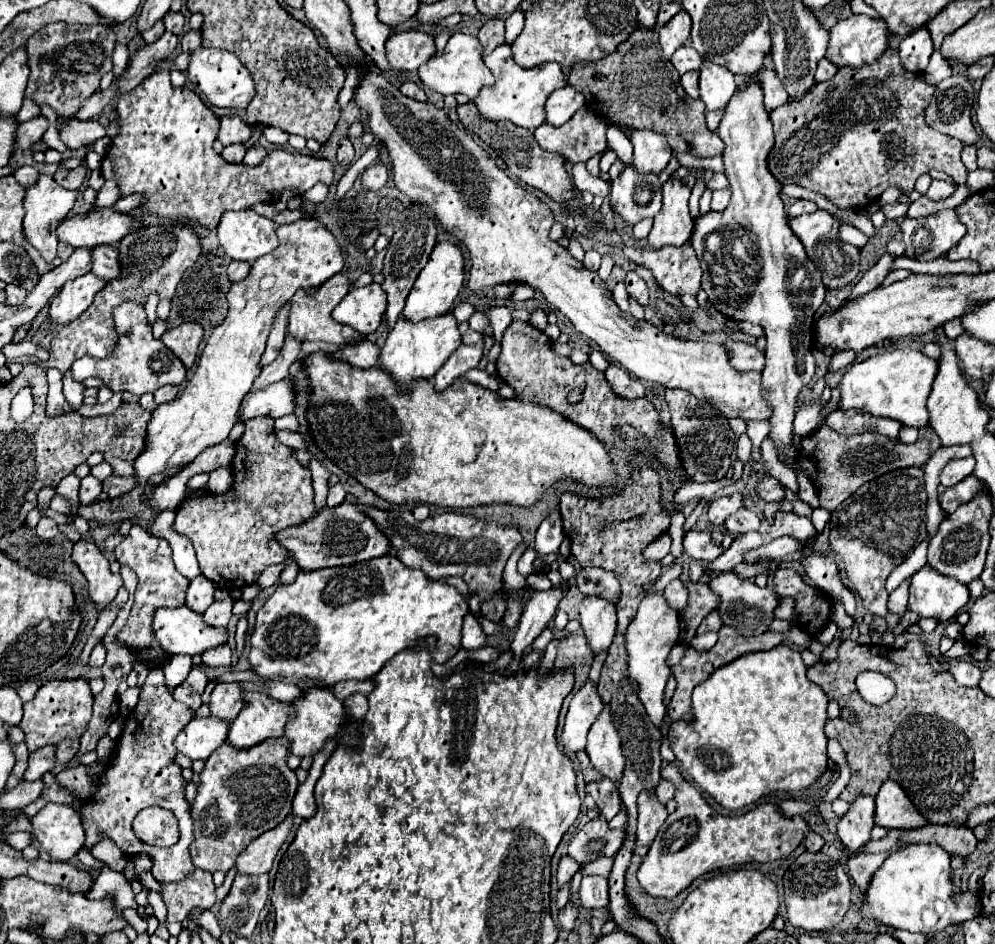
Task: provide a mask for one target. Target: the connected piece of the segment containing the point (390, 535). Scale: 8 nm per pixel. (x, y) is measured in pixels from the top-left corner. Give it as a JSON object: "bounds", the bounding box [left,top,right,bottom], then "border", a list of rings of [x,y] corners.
{"bounds":[362,508,522,602],"border":[[[362,508],[362,510],[374,522],[378,522],[378,528],[390,540],[392,550],[398,556],[398,560],[402,560],[410,568],[418,568],[418,570],[426,572],[426,576],[430,576],[432,580],[440,580],[446,576],[460,576],[468,584],[470,596],[478,596],[480,602],[486,602],[494,594],[502,592],[502,572],[506,566],[506,560],[512,554],[512,550],[522,542],[522,534],[518,532],[516,526],[500,526],[496,522],[484,522],[480,518],[466,516],[466,514],[444,512],[444,514],[430,516],[424,522],[418,522],[418,520],[414,520],[412,512],[384,512],[384,510],[376,510],[376,508]]]}

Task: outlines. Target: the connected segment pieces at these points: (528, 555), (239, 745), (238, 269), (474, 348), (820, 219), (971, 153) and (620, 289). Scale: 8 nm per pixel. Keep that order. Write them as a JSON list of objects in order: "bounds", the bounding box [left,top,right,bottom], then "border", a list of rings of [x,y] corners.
[{"bounds":[520,548,538,578],"border":[[[528,548],[528,550],[522,554],[522,558],[520,558],[520,574],[522,574],[524,578],[528,578],[528,576],[534,572],[534,560],[536,560],[536,556],[538,556],[538,552],[536,552],[534,548]]]},{"bounds":[228,694,296,750],"border":[[[246,694],[248,706],[236,716],[230,728],[228,744],[236,750],[248,750],[268,738],[280,738],[286,722],[296,714],[288,702],[278,702],[266,694]]]},{"bounds":[228,262,250,282],"border":[[[230,262],[228,266],[228,278],[232,282],[238,282],[238,280],[244,280],[250,272],[250,264],[248,262]]]},{"bounds":[434,340,484,390],"border":[[[484,340],[476,344],[462,344],[458,350],[454,350],[454,354],[446,360],[446,364],[434,376],[436,390],[448,388],[464,372],[468,372],[470,368],[476,368],[482,358],[482,352],[484,352]]]},{"bounds":[790,210,862,288],"border":[[[818,210],[814,214],[804,214],[798,218],[790,220],[790,228],[792,232],[802,240],[810,260],[816,264],[816,268],[822,274],[822,282],[830,288],[844,288],[848,284],[852,284],[856,280],[856,276],[860,274],[862,268],[862,256],[860,250],[842,242],[838,236],[840,230],[840,220],[834,220],[834,216],[830,216],[824,210]]]},{"bounds":[962,146,978,170],"border":[[[964,146],[964,150],[962,150],[962,162],[964,162],[964,166],[968,168],[968,170],[976,170],[978,166],[976,166],[976,146]]]},{"bounds":[612,282,630,312],"border":[[[620,282],[620,284],[616,284],[616,288],[614,288],[612,296],[614,296],[614,302],[618,304],[618,308],[620,308],[622,312],[628,312],[630,302],[628,302],[628,292],[626,292],[626,288],[624,288],[624,284],[622,284],[622,282]]]}]

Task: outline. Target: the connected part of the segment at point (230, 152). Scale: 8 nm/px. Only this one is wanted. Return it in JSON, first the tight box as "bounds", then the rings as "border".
{"bounds":[220,144,246,164],"border":[[[232,144],[232,146],[226,146],[220,156],[226,162],[230,162],[230,164],[240,164],[242,158],[244,158],[244,154],[246,154],[246,146],[244,144]]]}

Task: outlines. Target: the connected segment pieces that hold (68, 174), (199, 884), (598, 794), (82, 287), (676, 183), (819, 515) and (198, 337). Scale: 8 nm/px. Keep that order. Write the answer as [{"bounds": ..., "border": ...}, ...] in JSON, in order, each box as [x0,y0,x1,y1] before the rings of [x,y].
[{"bounds":[54,166,86,190],"border":[[[76,166],[74,170],[66,170],[66,168],[58,168],[56,174],[54,174],[54,180],[58,184],[62,184],[64,188],[70,188],[70,190],[76,190],[82,186],[82,180],[86,176],[86,166]]]},{"bounds":[162,868,216,922],"border":[[[194,868],[192,874],[180,882],[164,884],[162,898],[168,906],[168,922],[184,920],[192,908],[212,908],[216,902],[214,890],[212,874],[202,868]]]},{"bounds":[586,778,620,822],"border":[[[602,778],[600,782],[588,782],[586,784],[586,794],[590,794],[596,802],[596,806],[600,808],[602,816],[610,822],[616,814],[618,814],[618,804],[620,804],[620,796],[616,790],[616,782]]]},{"bounds":[50,272,108,324],"border":[[[94,272],[82,274],[76,280],[66,282],[50,306],[50,320],[54,324],[70,324],[92,304],[94,296],[106,284],[108,282],[98,278]]]},{"bounds":[648,178,694,250],"border":[[[670,178],[662,188],[664,200],[660,212],[654,216],[654,226],[648,236],[648,244],[658,250],[662,246],[680,246],[690,240],[694,220],[688,212],[690,186],[680,178]]]},{"bounds":[812,508,830,534],"border":[[[816,508],[814,512],[812,512],[812,524],[814,524],[814,528],[818,530],[818,534],[824,530],[824,526],[828,524],[828,520],[830,520],[830,512],[826,512],[824,508]]]},{"bounds":[162,322,204,368],"border":[[[186,322],[178,328],[168,330],[162,336],[162,342],[182,360],[182,364],[186,368],[192,368],[192,364],[196,360],[196,354],[198,354],[198,346],[202,342],[202,336],[204,336],[204,332],[202,332],[200,324]]]}]

